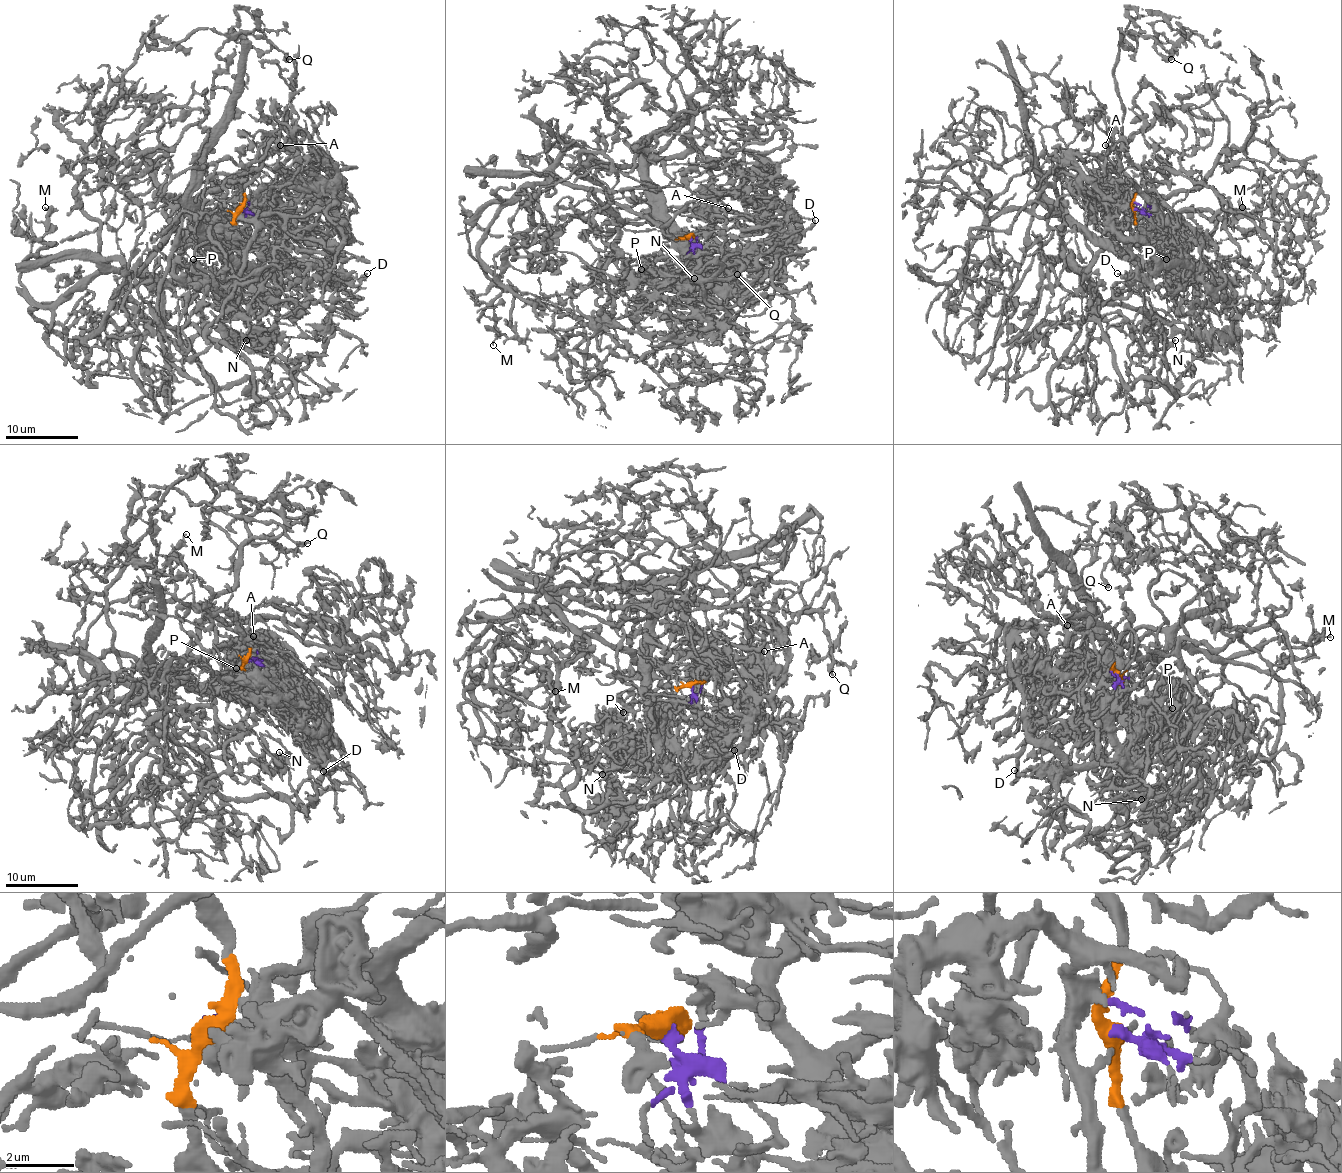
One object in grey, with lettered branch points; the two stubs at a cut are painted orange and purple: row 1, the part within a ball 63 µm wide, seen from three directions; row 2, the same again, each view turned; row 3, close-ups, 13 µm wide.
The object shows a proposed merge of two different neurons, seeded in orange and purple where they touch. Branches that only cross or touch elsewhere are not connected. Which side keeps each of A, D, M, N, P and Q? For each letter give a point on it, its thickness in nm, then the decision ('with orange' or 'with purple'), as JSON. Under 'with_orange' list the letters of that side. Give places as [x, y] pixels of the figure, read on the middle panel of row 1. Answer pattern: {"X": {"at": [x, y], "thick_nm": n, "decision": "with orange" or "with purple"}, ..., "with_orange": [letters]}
{"A": {"at": [728, 208], "thick_nm": 280, "decision": "with orange"}, "D": {"at": [815, 220], "thick_nm": 240, "decision": "with purple"}, "M": {"at": [493, 345], "thick_nm": 160, "decision": "with orange"}, "N": {"at": [694, 278], "thick_nm": 100, "decision": "with orange"}, "P": {"at": [641, 269], "thick_nm": 220, "decision": "with purple"}, "Q": {"at": [737, 274], "thick_nm": 420, "decision": "with orange"}, "with_orange": ["A", "M", "N", "Q"]}

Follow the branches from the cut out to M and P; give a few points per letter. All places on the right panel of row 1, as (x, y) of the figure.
M: (1134, 209), (1136, 188), (1125, 175), (1112, 202), (1123, 227), (1080, 271), (1100, 305), (1242, 207)
P: (1136, 209), (1159, 209), (1161, 213), (1156, 217), (1168, 227), (1172, 240), (1172, 271), (1165, 265), (1167, 258)

